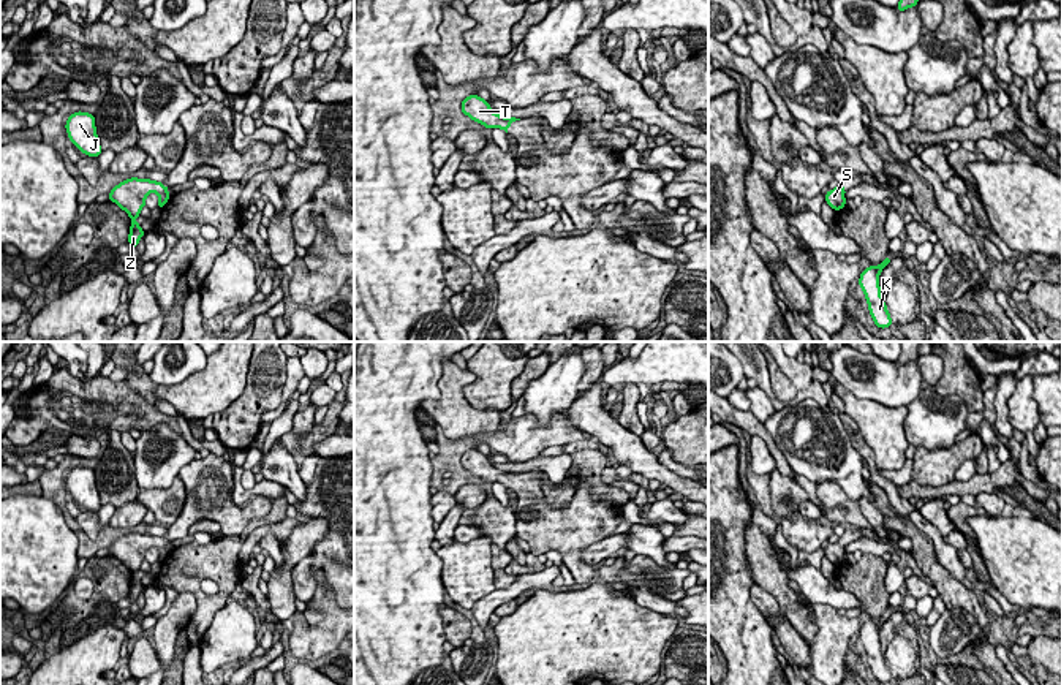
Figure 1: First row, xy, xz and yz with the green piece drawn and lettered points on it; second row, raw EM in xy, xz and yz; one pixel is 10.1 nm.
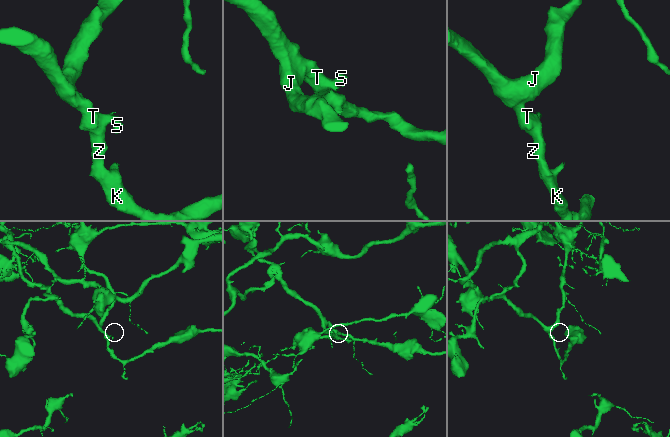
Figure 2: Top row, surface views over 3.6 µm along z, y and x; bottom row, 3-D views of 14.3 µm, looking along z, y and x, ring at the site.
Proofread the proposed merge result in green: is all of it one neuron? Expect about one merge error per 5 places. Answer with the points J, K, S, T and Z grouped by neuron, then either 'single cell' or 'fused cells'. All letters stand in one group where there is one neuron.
groups J K S T Z; single cell

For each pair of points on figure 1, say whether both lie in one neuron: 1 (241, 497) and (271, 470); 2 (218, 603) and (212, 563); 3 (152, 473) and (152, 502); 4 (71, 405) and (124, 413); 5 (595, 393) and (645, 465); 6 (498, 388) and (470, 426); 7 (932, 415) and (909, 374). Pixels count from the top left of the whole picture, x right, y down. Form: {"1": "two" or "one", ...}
{"1": "two", "2": "one", "3": "two", "4": "one", "5": "one", "6": "two", "7": "two"}

